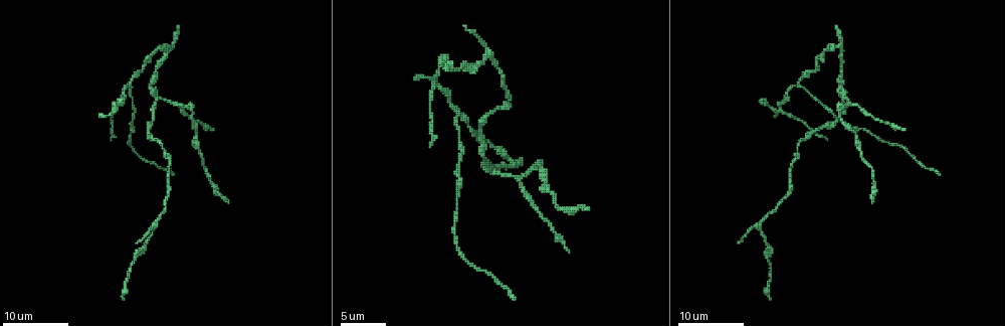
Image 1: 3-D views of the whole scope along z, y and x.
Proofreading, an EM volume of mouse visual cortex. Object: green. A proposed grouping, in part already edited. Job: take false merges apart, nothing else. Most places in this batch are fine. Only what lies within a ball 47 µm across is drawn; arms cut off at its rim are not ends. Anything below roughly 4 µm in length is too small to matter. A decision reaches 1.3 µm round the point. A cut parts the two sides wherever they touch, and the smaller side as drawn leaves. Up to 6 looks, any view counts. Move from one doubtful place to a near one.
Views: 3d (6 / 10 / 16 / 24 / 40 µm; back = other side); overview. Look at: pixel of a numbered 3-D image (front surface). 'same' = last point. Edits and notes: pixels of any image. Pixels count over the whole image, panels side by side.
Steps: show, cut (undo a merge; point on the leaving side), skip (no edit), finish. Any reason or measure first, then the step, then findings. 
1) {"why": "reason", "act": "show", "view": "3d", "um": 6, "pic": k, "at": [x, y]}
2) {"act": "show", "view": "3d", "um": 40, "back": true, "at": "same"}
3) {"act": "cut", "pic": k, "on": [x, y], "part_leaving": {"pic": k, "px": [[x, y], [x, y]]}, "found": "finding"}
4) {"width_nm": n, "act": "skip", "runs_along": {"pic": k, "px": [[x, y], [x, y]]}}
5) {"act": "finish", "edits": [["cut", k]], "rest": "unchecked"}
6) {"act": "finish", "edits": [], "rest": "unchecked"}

{"why": "three arms meet", "act": "show", "view": "3d", "um": 24, "pic": 1, "at": [758, 228]}

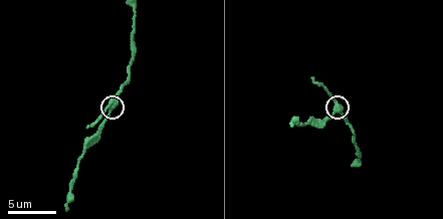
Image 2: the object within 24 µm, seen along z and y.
{"why": "zoom in", "act": "show", "view": "3d", "um": 10, "pic": 2, "at": [335, 105]}

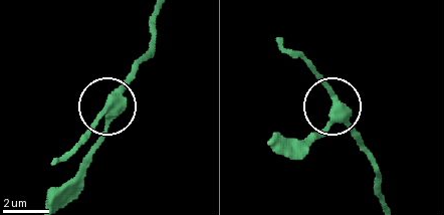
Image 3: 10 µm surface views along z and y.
{"side_arm_um": 5, "act": "skip", "runs_along": {"pic": 3, "px": [[155, 15], [152, 44], [134, 78], [74, 146]]}, "found": "continuous, no second cell"}

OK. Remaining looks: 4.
{"why": "looks like a crossing", "act": "show", "view": "3d", "um": 16, "pic": 1, "at": [779, 113]}

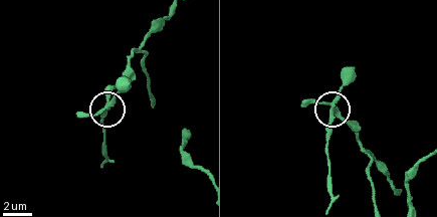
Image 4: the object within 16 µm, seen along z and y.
{"why": "zoom in", "act": "show", "view": "3d", "um": 6, "at": "same"}

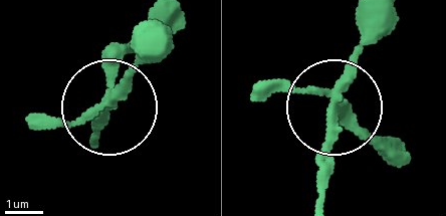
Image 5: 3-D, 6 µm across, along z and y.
{"act": "show", "view": "3d", "um": 6, "back": true, "pic": 5, "at": [333, 119]}

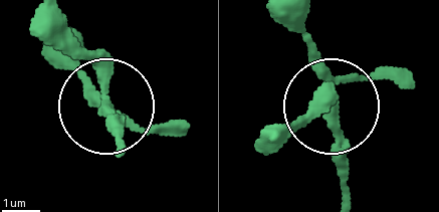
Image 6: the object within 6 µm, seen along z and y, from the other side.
{"arms": 4, "act": "cut", "pic": 6, "on": [88, 82], "found": "a second cell is stuck on"}

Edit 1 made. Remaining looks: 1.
{"act": "finish", "edits": [["cut", 6]], "rest": "unchecked"}

